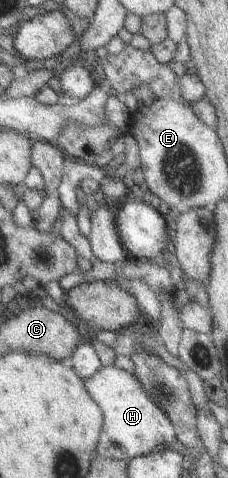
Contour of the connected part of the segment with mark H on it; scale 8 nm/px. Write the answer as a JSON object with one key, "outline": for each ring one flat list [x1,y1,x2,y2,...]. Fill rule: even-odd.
{"outline":[[114,364,102,366,94,375,84,379,86,391,102,411,101,433,96,457,129,462,134,457,148,455,158,445,173,447,177,443,176,432,168,415,158,409,146,391,142,391,139,378]]}

